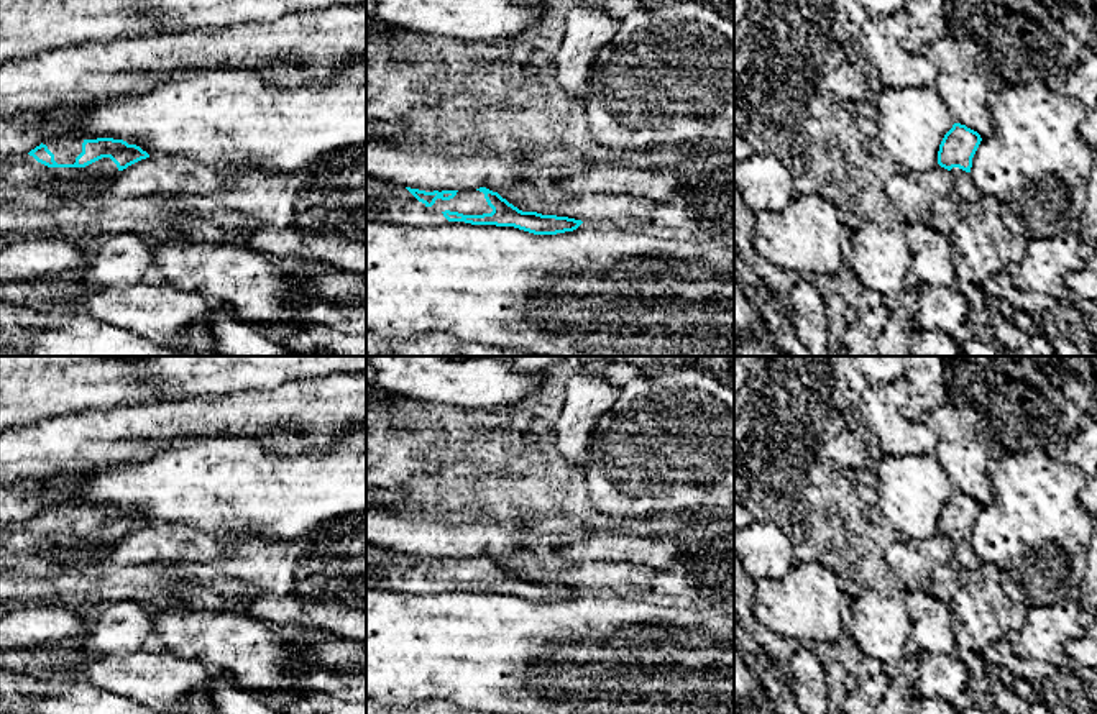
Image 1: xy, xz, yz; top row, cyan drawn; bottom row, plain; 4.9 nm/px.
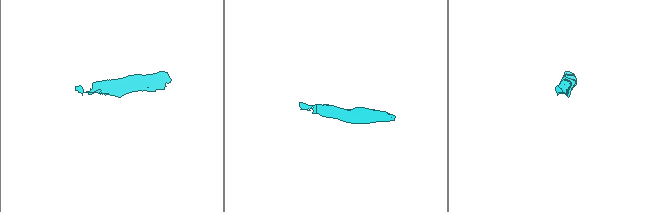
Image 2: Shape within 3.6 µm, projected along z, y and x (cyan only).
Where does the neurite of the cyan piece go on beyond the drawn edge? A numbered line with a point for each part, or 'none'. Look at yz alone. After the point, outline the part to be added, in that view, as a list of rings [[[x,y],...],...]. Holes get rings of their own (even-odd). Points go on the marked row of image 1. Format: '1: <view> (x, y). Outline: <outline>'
1: yz (964, 187). Outline: [[[952,167],[951,174],[954,177],[954,194],[959,199],[972,204],[982,197],[980,190],[974,185],[969,172],[966,172],[959,167]]]

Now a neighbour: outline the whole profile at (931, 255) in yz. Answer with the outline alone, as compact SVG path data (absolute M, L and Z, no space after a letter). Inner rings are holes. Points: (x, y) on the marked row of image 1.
M902 222L898 231L911 251L910 274L921 284L959 289L948 236L923 223Z

